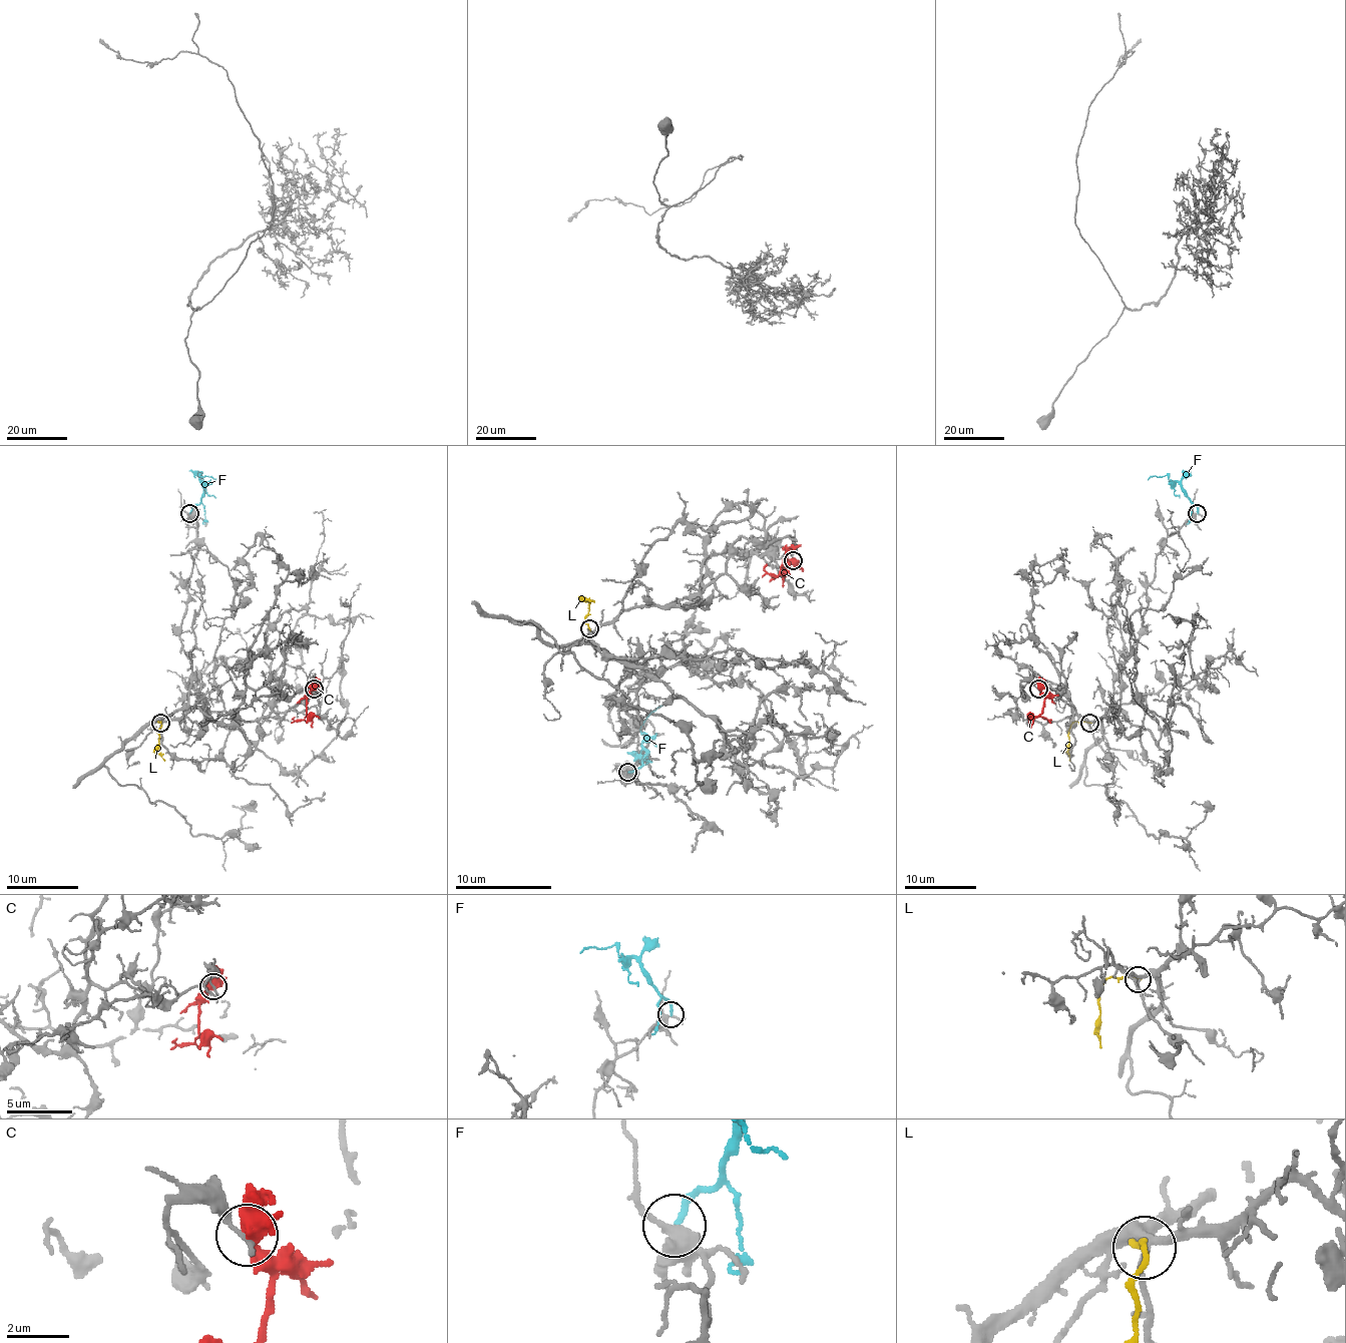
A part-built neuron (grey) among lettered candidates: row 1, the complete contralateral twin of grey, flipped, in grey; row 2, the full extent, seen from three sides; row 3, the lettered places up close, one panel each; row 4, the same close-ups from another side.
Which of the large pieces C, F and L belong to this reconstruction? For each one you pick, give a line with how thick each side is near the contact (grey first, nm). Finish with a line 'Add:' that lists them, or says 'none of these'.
Add: none of these

